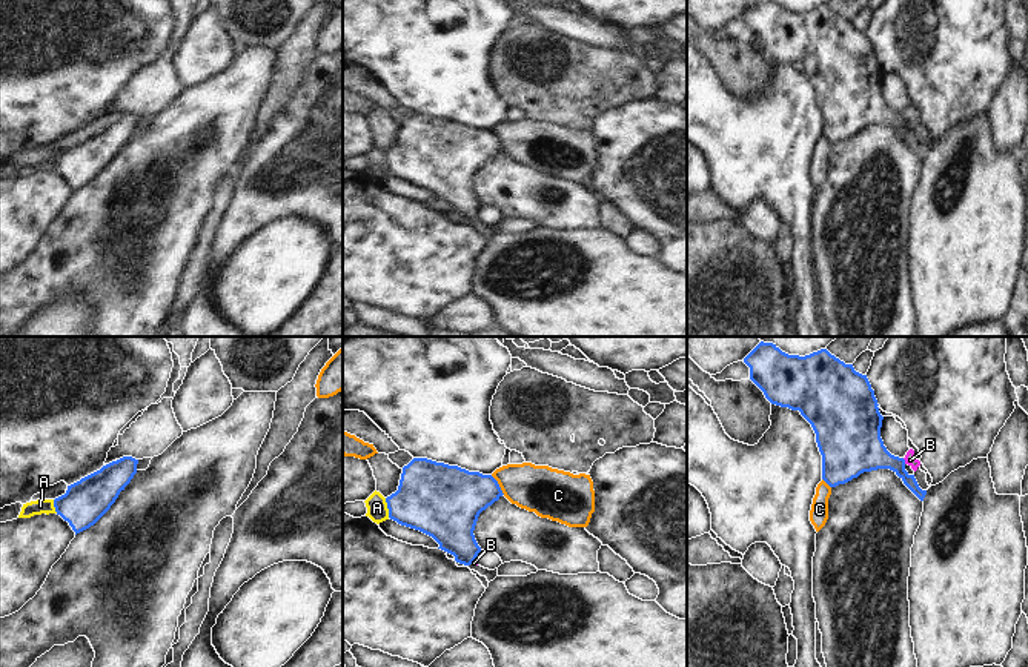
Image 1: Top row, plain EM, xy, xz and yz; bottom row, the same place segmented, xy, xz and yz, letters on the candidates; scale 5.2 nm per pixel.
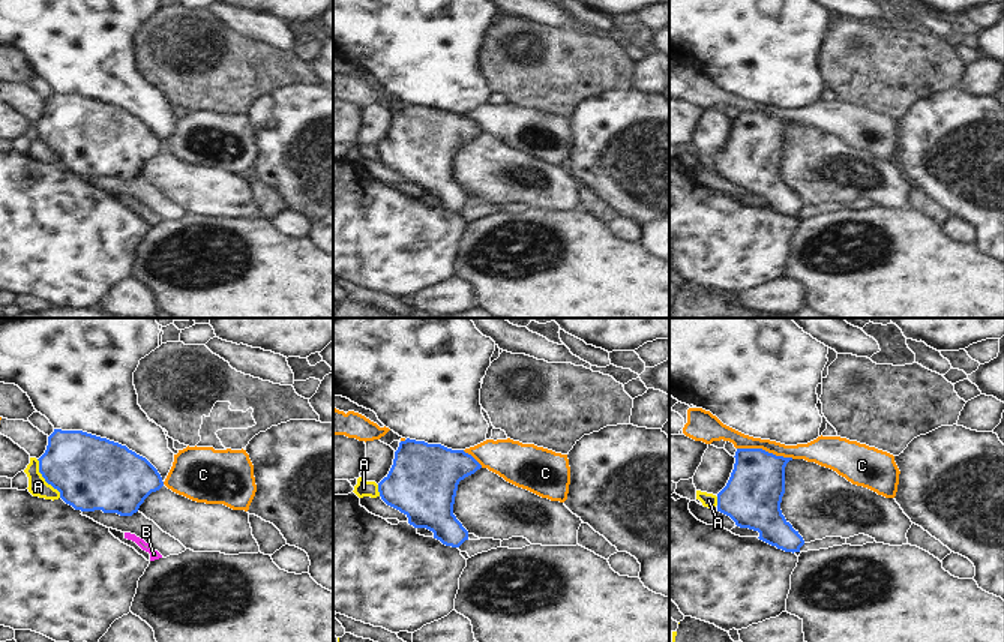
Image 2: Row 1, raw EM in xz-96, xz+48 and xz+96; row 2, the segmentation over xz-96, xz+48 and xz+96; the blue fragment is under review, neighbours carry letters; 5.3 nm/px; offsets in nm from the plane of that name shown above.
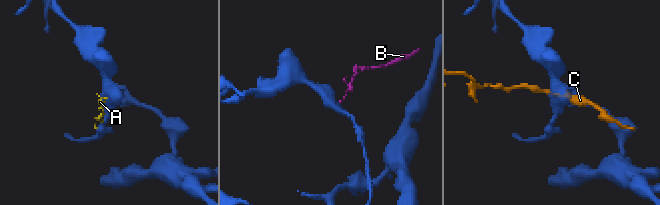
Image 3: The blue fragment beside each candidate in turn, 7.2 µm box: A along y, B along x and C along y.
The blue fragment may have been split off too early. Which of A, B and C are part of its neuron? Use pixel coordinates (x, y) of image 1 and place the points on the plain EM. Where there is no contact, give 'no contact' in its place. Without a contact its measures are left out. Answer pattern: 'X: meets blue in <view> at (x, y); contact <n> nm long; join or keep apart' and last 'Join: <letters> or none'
A: meets blue in xz at (387, 163); contact 110 nm long; keep apart
B: meets blue in yz at (904, 117); contact 40 nm long; keep apart
C: meets blue in xz at (498, 140); contact 130 nm long; keep apart
Join: none

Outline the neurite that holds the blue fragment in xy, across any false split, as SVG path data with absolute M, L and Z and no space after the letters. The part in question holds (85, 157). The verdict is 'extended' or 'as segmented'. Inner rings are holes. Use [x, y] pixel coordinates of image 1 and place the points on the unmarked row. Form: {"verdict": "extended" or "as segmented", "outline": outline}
{"verdict": "as segmented", "outline": "M123 112L68 141L66 149L54 155L57 171L69 178L75 191L89 184L131 138L137 120L138 115Z"}

